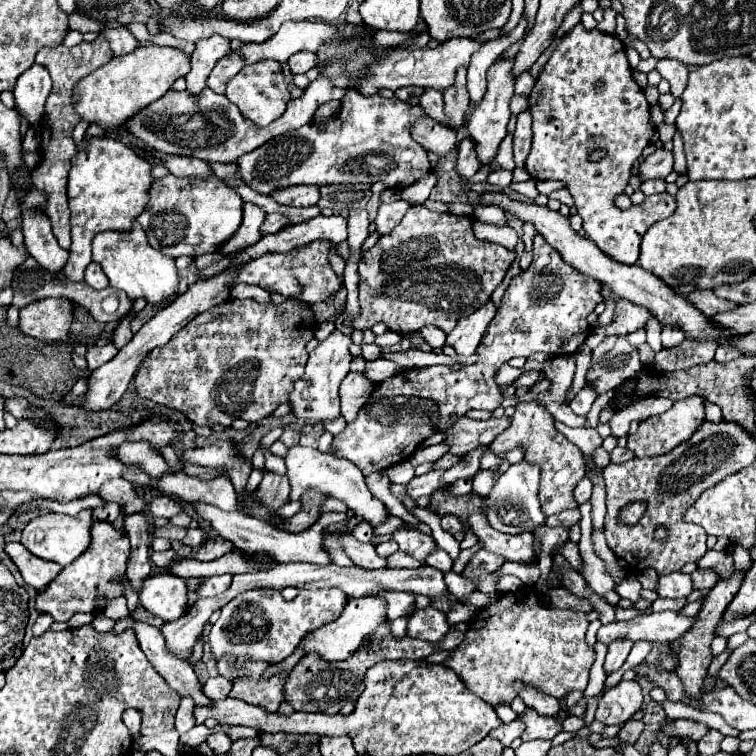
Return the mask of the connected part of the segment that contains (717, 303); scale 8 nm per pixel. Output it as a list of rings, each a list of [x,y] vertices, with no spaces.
[[[694,290],[686,296],[686,300],[694,304],[704,316],[720,314],[720,312],[736,308],[736,306],[730,306],[730,302],[722,302],[722,298],[718,298],[712,290]]]

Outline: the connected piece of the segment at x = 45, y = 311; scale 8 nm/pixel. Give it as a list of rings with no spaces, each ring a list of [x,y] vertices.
[[[42,298],[18,314],[18,330],[42,342],[54,342],[68,336],[72,322],[72,302],[58,298]]]

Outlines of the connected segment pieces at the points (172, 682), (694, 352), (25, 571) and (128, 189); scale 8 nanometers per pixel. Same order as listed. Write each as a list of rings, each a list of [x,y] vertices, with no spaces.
[[[124,616],[124,618],[116,620],[112,634],[118,636],[120,632],[126,632],[126,630],[132,630],[136,634],[142,652],[146,654],[146,658],[150,660],[154,670],[168,682],[170,688],[174,688],[180,696],[190,694],[194,698],[196,706],[210,702],[204,698],[202,688],[198,686],[194,668],[166,648],[166,638],[162,636],[162,632],[158,628],[154,628],[146,622],[138,622],[132,616]]]
[[[684,340],[680,346],[674,348],[662,348],[654,356],[654,368],[658,372],[674,372],[674,370],[686,370],[690,366],[708,364],[714,360],[716,352],[714,342],[692,342]]]
[[[8,542],[4,546],[4,552],[18,566],[24,582],[36,590],[44,590],[62,570],[62,566],[58,566],[56,562],[46,562],[46,560],[34,558],[20,542]]]
[[[90,138],[90,140],[82,140],[80,144],[76,144],[76,156],[72,156],[72,168],[70,168],[70,176],[68,176],[68,202],[70,202],[70,210],[72,210],[72,216],[70,216],[70,226],[72,226],[72,246],[70,246],[70,258],[66,262],[66,266],[62,268],[62,272],[66,274],[68,280],[72,282],[80,282],[84,278],[84,270],[86,266],[90,264],[90,244],[92,244],[92,238],[102,232],[102,230],[130,230],[132,222],[136,220],[136,216],[146,208],[146,202],[148,202],[148,194],[146,190],[150,188],[150,182],[152,182],[152,176],[150,176],[150,164],[136,156],[134,150],[130,150],[128,146],[124,146],[120,140],[114,140],[114,138]]]

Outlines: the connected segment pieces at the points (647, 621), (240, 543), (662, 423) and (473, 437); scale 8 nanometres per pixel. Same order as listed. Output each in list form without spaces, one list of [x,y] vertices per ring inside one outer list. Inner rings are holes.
[[[654,612],[642,614],[628,622],[612,622],[598,630],[598,640],[610,644],[614,638],[630,638],[630,640],[650,640],[658,644],[674,642],[682,638],[694,624],[696,618],[684,616],[680,612]]]
[[[192,502],[192,508],[198,512],[198,518],[208,522],[210,528],[234,542],[236,548],[242,548],[242,550],[266,550],[266,554],[274,556],[276,562],[312,562],[312,564],[326,564],[326,554],[322,554],[322,550],[318,550],[318,542],[322,542],[322,529],[328,523],[344,522],[347,515],[342,512],[327,512],[323,513],[310,528],[306,530],[306,534],[282,534],[282,530],[274,528],[274,524],[270,522],[264,522],[264,520],[258,520],[258,518],[252,518],[252,516],[246,516],[244,512],[236,510],[236,512],[222,512],[220,508],[216,506],[210,506],[210,504],[204,504],[204,502]]]
[[[690,396],[684,398],[682,402],[674,402],[674,406],[658,416],[652,416],[644,422],[640,422],[640,428],[636,434],[628,434],[628,444],[626,448],[634,452],[636,458],[646,458],[646,456],[660,456],[670,452],[674,446],[684,444],[692,438],[692,434],[704,424],[706,420],[706,412],[704,412],[704,398],[698,396]]]
[[[454,418],[450,430],[446,430],[446,444],[452,454],[466,454],[478,446],[490,446],[492,440],[510,426],[510,418],[490,418],[490,420],[472,420],[472,418]]]

